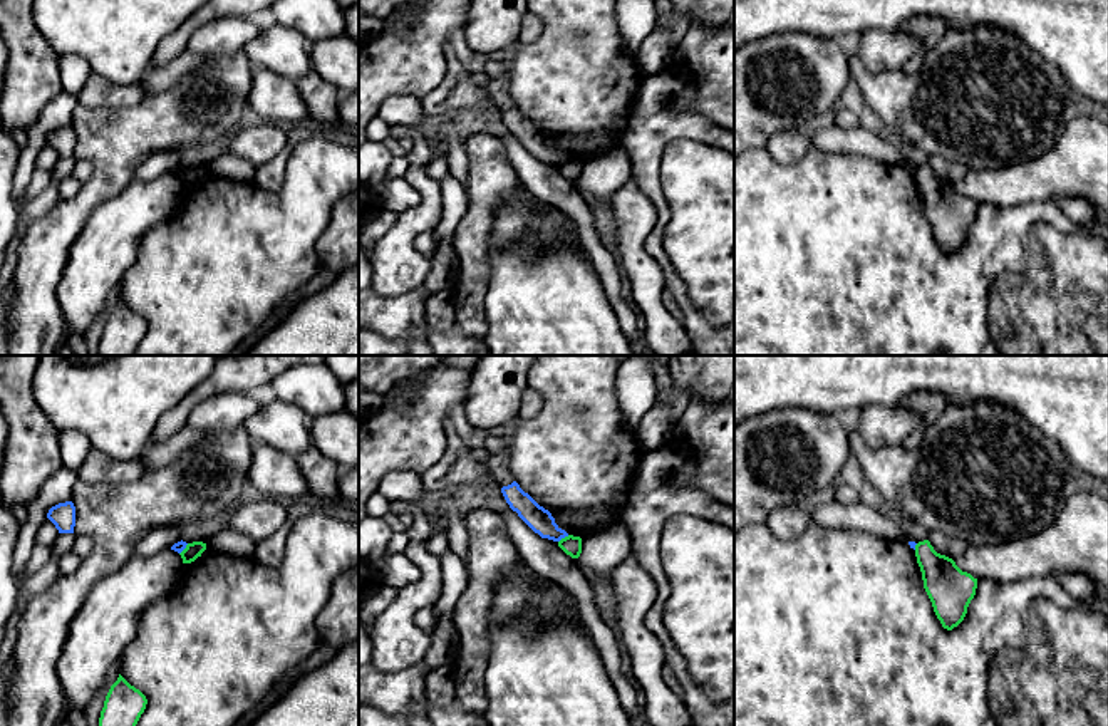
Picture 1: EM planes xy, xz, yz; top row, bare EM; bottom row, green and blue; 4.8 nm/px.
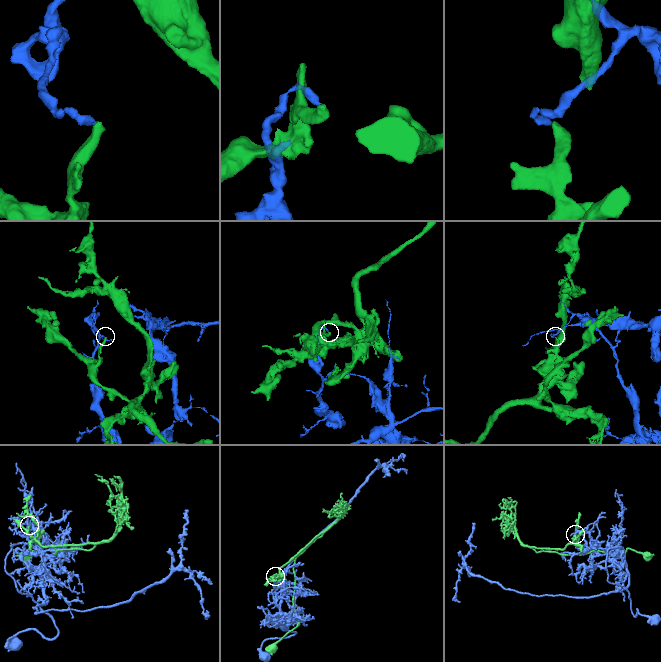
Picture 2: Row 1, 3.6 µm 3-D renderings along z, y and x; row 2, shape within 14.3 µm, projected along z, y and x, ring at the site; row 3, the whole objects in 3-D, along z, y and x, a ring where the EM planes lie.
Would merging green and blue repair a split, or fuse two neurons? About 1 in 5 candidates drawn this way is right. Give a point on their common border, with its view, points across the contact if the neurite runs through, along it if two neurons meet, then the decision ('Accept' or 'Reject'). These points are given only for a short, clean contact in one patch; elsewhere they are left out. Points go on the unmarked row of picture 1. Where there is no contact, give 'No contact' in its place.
Touches green at xz (565, 161). Boundary: xz (569, 160), (559, 166). Reject

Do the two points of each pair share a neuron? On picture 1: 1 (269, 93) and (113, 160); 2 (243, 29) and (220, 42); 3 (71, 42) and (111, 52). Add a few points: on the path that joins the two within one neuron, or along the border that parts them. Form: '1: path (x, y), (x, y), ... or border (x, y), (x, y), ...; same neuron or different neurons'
1: border (245, 98), (248, 104); different neurons
2: path (238, 31), (225, 37); same neuron
3: path (81, 42), (101, 42); same neuron

